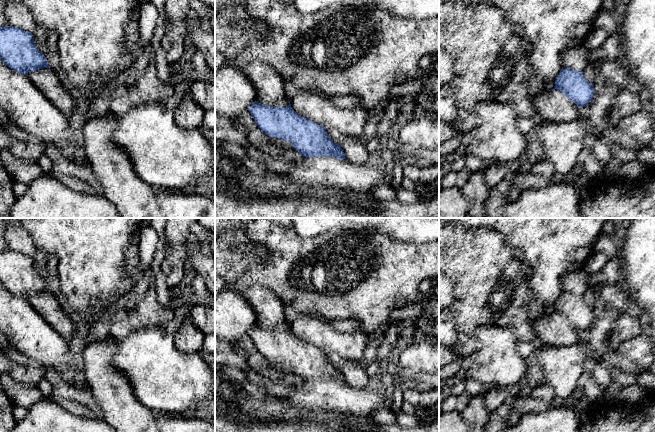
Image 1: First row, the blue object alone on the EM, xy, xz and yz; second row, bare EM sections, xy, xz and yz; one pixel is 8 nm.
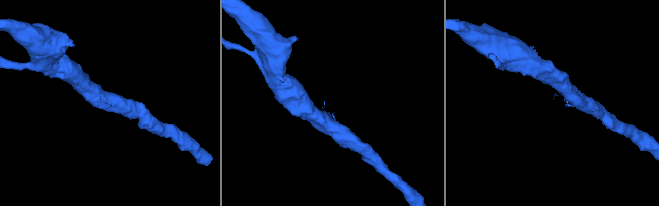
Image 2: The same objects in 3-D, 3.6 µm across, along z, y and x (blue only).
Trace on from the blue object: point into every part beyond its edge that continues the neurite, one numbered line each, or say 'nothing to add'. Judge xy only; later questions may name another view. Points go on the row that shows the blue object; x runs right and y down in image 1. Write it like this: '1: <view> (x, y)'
nothing to add

